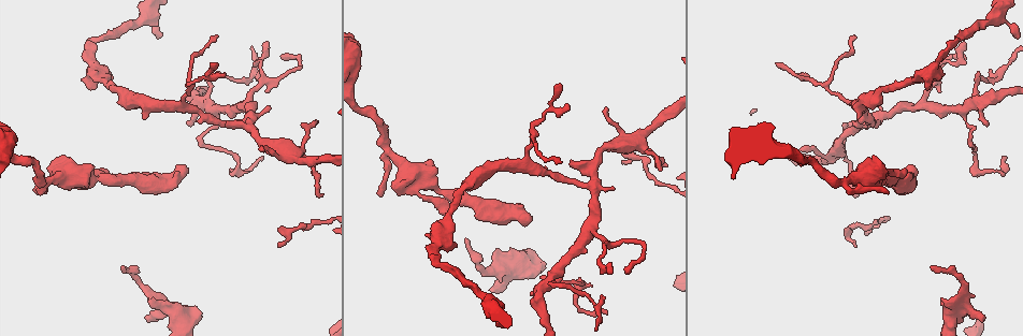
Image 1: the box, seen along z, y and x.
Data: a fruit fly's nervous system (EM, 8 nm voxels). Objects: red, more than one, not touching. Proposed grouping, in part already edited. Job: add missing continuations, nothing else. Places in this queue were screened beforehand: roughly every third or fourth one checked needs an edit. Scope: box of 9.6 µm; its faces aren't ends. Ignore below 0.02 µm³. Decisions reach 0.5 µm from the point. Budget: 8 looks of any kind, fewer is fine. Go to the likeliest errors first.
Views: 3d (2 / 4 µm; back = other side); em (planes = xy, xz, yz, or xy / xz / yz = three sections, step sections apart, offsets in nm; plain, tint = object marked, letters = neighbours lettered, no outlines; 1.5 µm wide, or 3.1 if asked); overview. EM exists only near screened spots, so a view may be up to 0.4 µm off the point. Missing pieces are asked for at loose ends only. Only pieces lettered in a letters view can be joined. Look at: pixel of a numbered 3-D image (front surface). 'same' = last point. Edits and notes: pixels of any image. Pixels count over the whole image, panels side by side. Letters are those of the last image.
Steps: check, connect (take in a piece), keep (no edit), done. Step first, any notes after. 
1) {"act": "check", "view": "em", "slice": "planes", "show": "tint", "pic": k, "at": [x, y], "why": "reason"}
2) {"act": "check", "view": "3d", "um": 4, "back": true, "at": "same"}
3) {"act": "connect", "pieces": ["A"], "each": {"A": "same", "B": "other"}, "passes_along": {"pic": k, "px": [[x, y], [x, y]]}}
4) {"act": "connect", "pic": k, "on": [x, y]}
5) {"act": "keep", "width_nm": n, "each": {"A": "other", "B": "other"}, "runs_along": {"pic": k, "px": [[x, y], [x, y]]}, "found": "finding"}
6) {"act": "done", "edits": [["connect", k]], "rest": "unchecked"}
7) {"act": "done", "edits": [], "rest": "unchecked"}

{"act": "check", "view": "em", "slice": "yz", "step": 4, "show": "tint", "pic": 1, "at": [184, 165], "why": "branch stops here"}

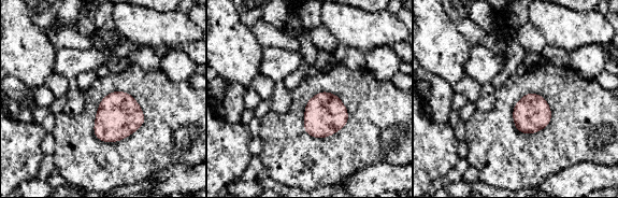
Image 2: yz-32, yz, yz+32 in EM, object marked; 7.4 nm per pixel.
{"act": "check", "view": "em", "slice": "xz", "step": 8, "show": "letters", "at": "same"}

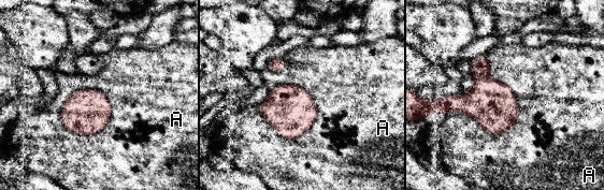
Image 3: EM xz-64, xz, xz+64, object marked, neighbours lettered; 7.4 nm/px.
{"act": "keep", "longest_contact_nm": ["A", 400], "each": {"A": "other"}, "border": {"pic": 3, "px": [[112, 106], [90, 134], [59, 118]]}, "found": "no lettered piece goes on from it"}

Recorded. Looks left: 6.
{"act": "check", "view": "3d", "um": 4, "pic": 1, "at": [982, 317], "why": "an open end"}

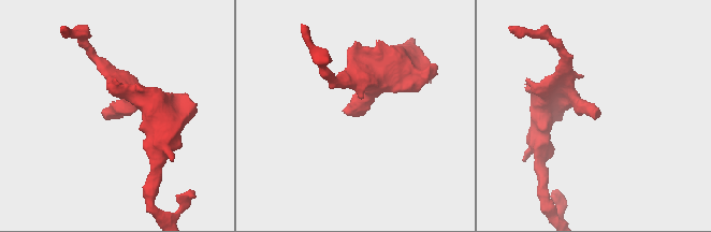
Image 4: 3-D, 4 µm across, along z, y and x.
{"act": "check", "view": "em", "slice": "xy", "step": 8, "show": "letters", "pic": 4, "at": [344, 111]}

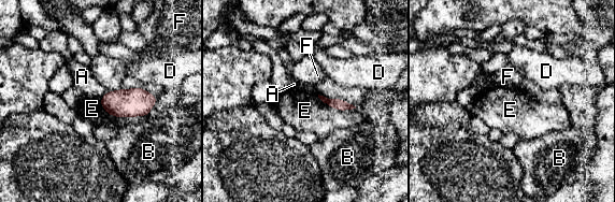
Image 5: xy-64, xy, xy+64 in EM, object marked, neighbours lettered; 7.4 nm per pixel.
{"act": "keep", "each": {"A": "other", "B": "other", "D": "other", "E": "other", "F": "other"}, "border": {"pic": 5, "px": [[99, 99], [114, 116], [147, 116]]}, "found": "no lettered piece goes on from it"}

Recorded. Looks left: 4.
{"act": "check", "view": "em", "slice": "planes", "show": "letters", "pic": 1, "at": [879, 107], "why": "branch stops here"}

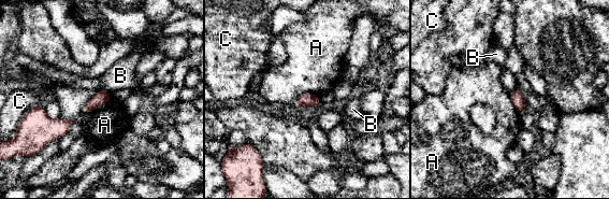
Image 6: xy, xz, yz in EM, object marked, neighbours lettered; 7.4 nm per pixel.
{"act": "keep", "longest_contact_nm": ["A", 260], "each": {"A": "other", "B": "other", "C": "other"}, "border": {"pic": 6, "px": [[112, 97], [88, 113], [82, 111]]}, "found": "none of them fits"}

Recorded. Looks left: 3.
{"act": "done", "edits": [], "rest": "unchecked"}

